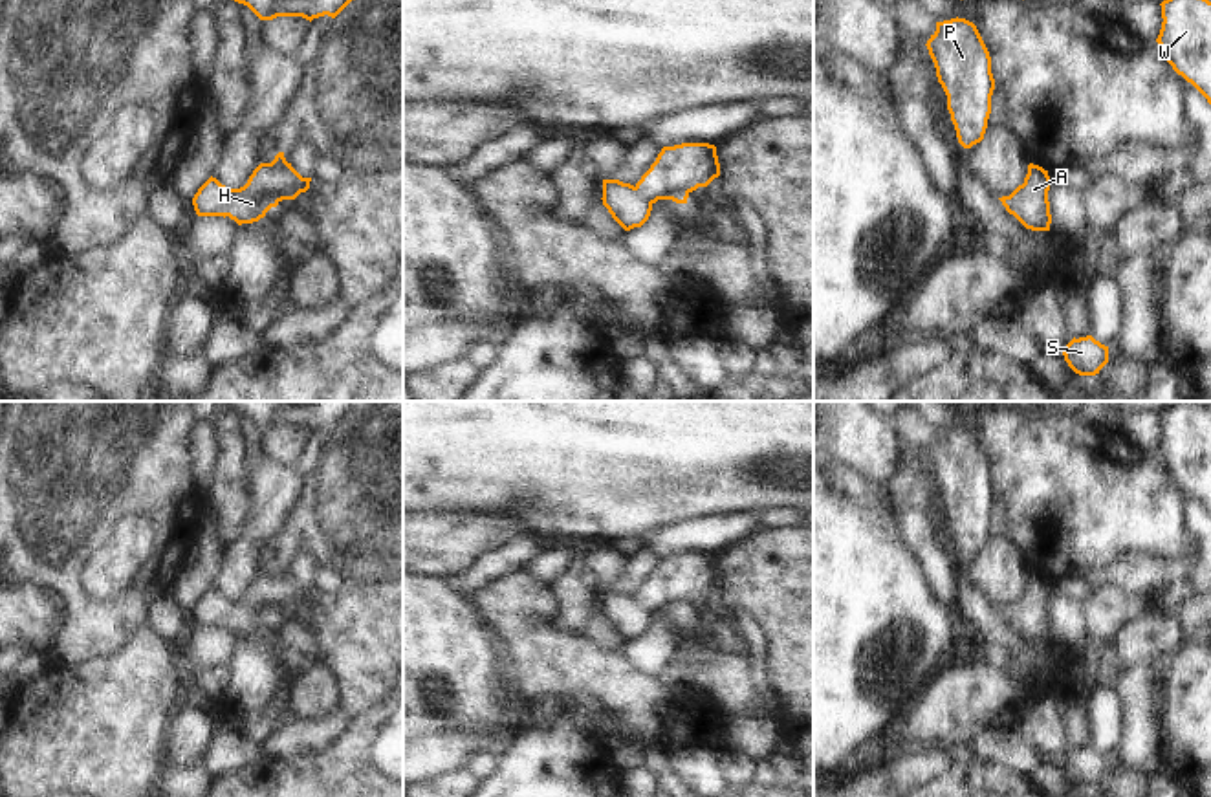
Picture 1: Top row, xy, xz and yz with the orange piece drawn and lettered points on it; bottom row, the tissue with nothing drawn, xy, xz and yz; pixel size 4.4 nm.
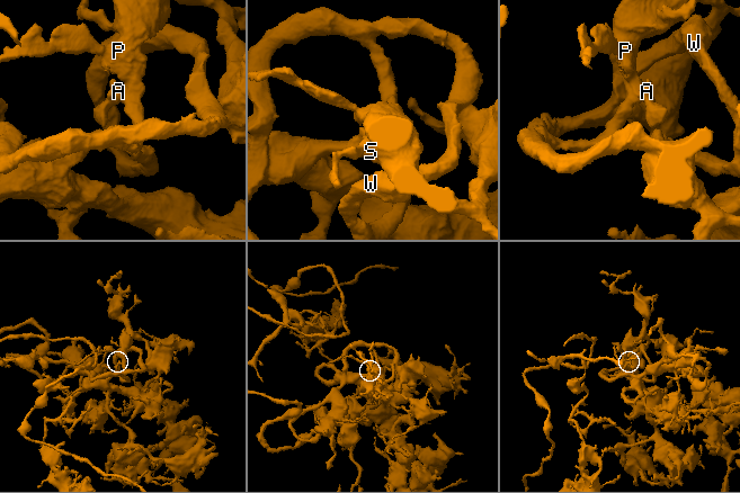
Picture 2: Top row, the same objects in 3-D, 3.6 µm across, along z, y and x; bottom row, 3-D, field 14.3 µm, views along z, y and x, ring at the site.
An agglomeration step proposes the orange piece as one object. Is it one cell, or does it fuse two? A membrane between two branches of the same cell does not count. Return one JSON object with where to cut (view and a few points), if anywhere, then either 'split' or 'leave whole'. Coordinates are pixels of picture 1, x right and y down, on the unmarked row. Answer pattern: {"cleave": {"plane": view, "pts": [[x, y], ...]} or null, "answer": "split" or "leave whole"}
{"cleave": null, "answer": "leave whole"}

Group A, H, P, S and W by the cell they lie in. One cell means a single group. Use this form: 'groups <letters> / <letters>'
groups A H P S W

